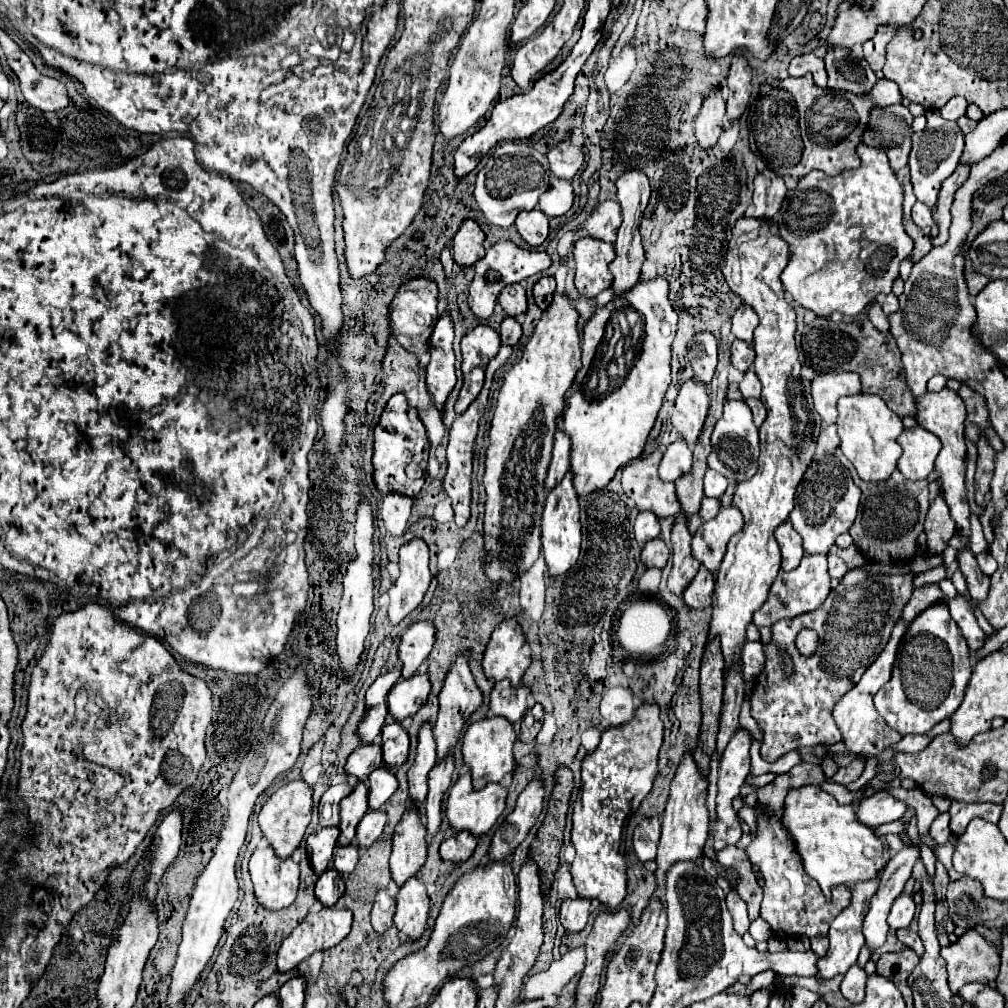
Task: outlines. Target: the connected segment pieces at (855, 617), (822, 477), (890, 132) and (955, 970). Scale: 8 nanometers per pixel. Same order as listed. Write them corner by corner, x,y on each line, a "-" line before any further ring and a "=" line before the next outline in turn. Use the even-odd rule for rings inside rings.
858,568
858,570
848,570
846,576
840,580
840,584
830,590
826,602
818,608
818,610
812,610
808,614
802,614
802,616
796,616
792,620
782,620
782,622
776,622
770,630
772,630
772,638
768,644
764,644
764,654
766,654
766,664
764,664
764,670
760,672
760,676
756,678
754,682
754,690
752,690
752,718
758,722
758,726
762,728
762,734
764,734
764,740
762,740
762,748
760,748
760,756
766,760
766,762
776,762
782,754
794,750
794,748
802,748
802,746
818,746
818,744
824,744
824,746
832,746
836,742
842,740
842,734
832,718
832,710
836,706
836,702
848,692
852,690
860,676
864,674
864,670
878,658
878,654
884,650
890,634
892,634
892,628
894,624
898,622
900,614
902,614
902,608
906,606
906,602
910,600
912,596
912,580
914,580
914,574
900,574
900,576
890,576
890,574
870,574
866,572
864,568
-
826,626
830,626
830,648
828,648
828,632
826,632
-
802,628
810,628
818,634
818,648
812,656
800,656
794,640
796,640
796,634
802,630
-
786,648
788,654
792,656
794,660
794,674
786,680
784,674
782,674
782,666
780,666
780,650
=
836,426
820,428
814,462
810,462
806,474
802,476
802,482
798,484
796,506
790,514
790,522
796,528
796,532
804,538
804,548
808,554
826,554
828,548
834,544
836,536
848,532
858,512
860,488
852,482
850,472
832,454
840,446
834,434
836,434
=
902,104
890,108
872,110
870,124
864,132
864,144
880,146
886,150
890,166
896,174
900,174
908,164
910,154
910,138
914,134
912,126
904,120
914,120
908,108
=
968,932
958,942
940,950
946,960
948,984
952,992
958,992
968,982
990,982
998,976
1000,954
978,932

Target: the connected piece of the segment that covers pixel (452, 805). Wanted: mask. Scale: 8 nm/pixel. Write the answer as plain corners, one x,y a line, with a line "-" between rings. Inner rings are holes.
466,772
448,792
446,816
454,830
470,830
474,836
482,836
504,812
506,796
508,790
498,782
474,790
470,772

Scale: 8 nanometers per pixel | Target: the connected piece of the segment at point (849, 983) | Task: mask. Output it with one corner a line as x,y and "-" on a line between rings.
854,964
846,974
844,974
844,980
840,984
840,990
844,994
846,1000
850,1000
852,1004
860,1004
862,998
864,998
864,984
866,984
866,972

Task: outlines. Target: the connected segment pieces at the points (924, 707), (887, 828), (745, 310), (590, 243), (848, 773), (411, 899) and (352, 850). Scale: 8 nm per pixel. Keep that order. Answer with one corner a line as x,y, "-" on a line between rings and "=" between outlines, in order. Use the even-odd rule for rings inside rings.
940,602
910,622
898,648
892,678
874,696
874,706
888,726
900,734
924,734
954,714
962,702
970,674
972,666
966,640
952,620
948,606
=
896,820
892,824
882,824
874,830
878,836
884,836
884,834
902,834
904,832
904,822
902,820
=
742,304
734,316
732,316
732,334
738,338
738,340
744,340
748,344
752,344
752,334
754,334
754,328
758,326
758,316
756,312
752,310
752,306
746,306
=
580,238
576,244
574,244
574,262
576,262
576,288
582,296
586,298
594,298
598,296
602,290
610,288
612,286
612,280
614,276
610,274
608,270
608,264
614,260
614,246
608,244
608,242
602,242
602,240
594,240
594,238
=
856,754
856,758
854,758
848,766
840,768
832,780
846,786
846,784
858,780
858,776
860,776
862,770
864,770
864,764
866,764
866,754
=
414,876
398,892
398,904
394,914
394,926
406,934
408,940
418,940
428,928
430,900
424,884
=
350,844
350,846
338,846
334,850
334,870
338,870
340,874
350,874
350,870
354,870
358,862
358,844

